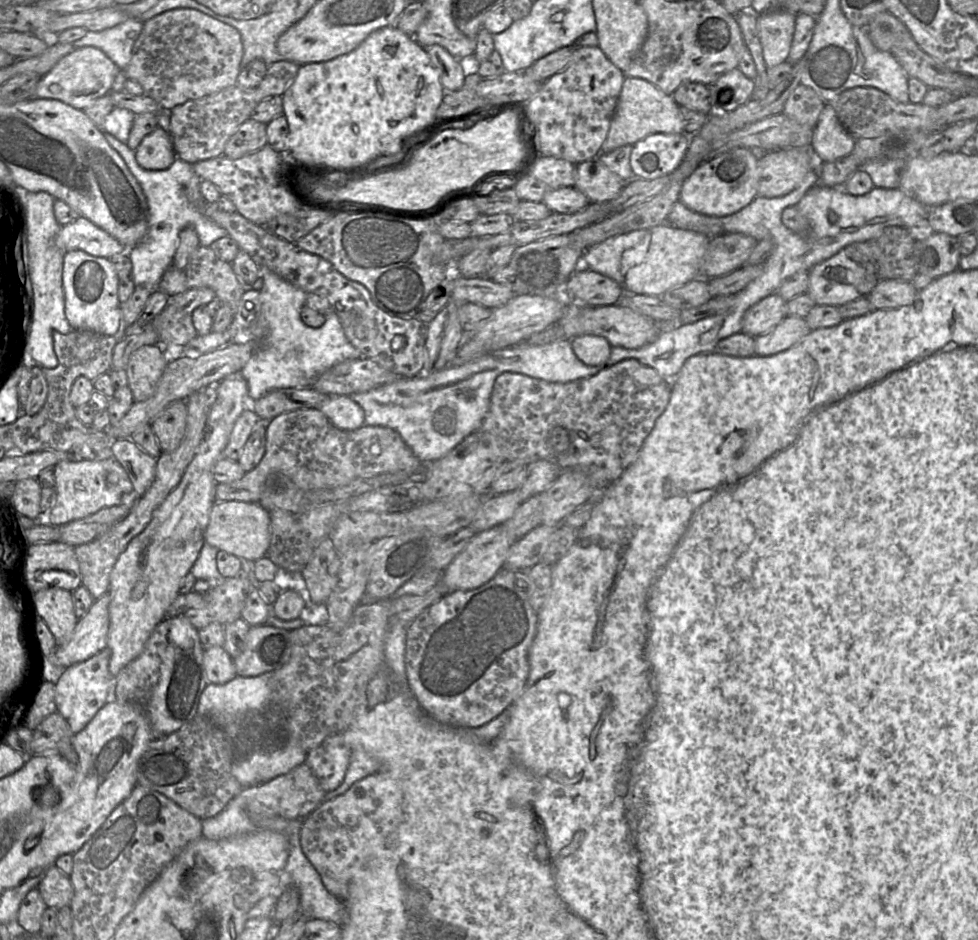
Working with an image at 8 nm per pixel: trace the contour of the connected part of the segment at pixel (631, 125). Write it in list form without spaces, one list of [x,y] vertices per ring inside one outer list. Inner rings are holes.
[[[626,77],[612,117],[610,129],[595,158],[624,145],[634,145],[648,135],[684,133],[679,105],[671,95],[642,78]]]

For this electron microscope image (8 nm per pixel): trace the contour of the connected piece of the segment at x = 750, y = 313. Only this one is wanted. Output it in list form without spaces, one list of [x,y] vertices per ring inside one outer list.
[[[776,292],[750,307],[744,314],[742,333],[757,337],[787,317],[787,302]]]

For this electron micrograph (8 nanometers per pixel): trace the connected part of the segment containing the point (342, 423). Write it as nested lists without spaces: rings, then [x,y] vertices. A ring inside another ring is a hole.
[[[347,395],[331,396],[318,409],[339,429],[356,430],[364,426],[363,409]]]

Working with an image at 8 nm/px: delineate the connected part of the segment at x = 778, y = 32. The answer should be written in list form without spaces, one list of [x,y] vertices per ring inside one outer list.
[[[784,10],[757,15],[757,32],[766,67],[772,68],[786,61],[795,30],[793,14]]]

